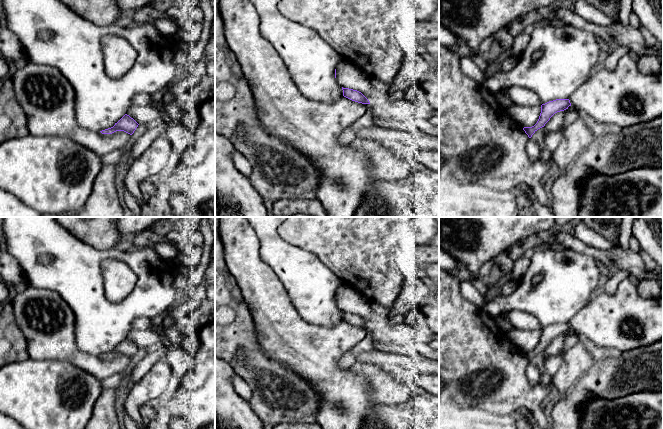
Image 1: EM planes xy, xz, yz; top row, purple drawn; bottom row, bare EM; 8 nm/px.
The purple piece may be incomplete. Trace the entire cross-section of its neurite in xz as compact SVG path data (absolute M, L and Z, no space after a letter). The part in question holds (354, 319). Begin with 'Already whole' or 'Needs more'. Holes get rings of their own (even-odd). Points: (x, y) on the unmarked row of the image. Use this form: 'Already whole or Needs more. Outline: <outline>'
Already whole. Outline: M343 311L342 314L343 314L344 321L358 327L370 328L369 324L361 316L349 312L343 312Z

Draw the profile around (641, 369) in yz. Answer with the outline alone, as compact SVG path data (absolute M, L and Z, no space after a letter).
M663 339L646 347L621 352L619 356L594 361L589 370L549 411L552 429L581 429L583 409L595 397L608 401L642 391L663 392Z

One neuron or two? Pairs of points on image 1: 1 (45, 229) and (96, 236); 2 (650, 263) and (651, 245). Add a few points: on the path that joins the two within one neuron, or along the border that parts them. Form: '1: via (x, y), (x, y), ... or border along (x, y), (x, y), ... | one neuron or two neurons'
1: border along (63, 227), (91, 246) | two neurons
2: border along (641, 248), (652, 258) | two neurons

